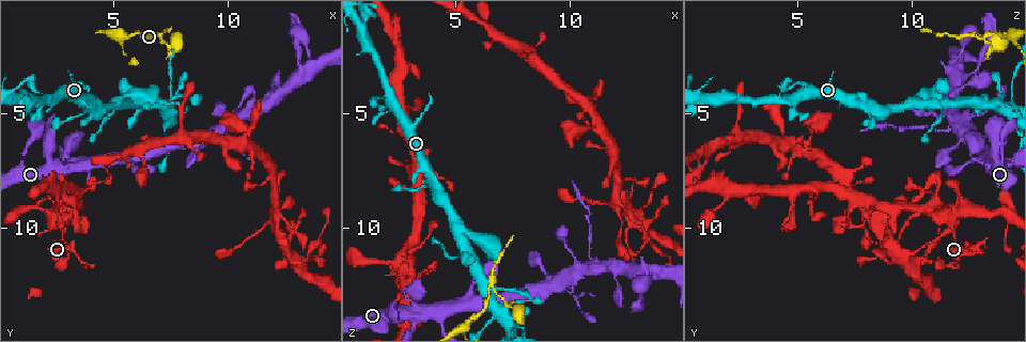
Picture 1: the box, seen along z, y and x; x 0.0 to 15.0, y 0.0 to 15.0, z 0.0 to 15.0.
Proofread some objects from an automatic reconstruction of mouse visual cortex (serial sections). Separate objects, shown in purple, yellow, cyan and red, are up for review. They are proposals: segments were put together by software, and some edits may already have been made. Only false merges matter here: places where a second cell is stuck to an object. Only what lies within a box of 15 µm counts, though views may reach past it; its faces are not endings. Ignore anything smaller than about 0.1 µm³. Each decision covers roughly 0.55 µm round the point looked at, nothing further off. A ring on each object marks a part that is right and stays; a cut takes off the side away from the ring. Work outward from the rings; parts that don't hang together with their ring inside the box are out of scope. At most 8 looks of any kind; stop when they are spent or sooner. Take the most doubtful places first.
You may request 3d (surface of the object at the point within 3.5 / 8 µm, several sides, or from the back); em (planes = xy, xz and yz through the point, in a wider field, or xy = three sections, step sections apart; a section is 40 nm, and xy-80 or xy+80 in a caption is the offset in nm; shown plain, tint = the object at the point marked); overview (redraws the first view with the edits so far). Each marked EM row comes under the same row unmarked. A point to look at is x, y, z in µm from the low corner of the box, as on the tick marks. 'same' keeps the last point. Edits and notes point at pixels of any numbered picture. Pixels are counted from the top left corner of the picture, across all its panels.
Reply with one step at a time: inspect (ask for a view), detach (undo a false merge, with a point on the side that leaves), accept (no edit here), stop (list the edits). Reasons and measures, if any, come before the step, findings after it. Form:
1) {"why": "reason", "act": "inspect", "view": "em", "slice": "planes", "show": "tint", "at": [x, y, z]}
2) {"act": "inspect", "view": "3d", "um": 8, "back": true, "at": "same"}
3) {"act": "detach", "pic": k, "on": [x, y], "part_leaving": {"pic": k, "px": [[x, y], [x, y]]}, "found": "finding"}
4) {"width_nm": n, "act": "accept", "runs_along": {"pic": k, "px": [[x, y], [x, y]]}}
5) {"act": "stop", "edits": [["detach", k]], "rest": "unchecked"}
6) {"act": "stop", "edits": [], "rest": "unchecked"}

{"why": "abrupt turn", "act": "inspect", "view": "3d", "um": 3.5, "at": [7.5, 2.0, 13.5]}

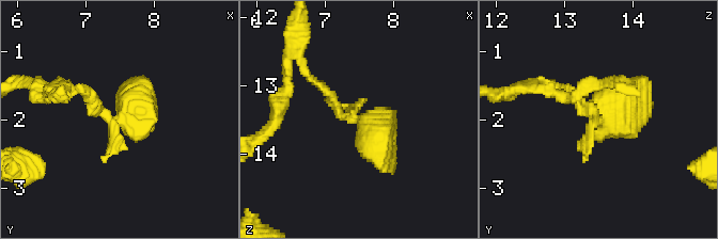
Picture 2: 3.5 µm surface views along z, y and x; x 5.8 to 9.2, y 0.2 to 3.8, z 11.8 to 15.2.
{"why": "need the tissue", "act": "inspect", "view": "em", "slice": "xy", "step": 2, "show": "tint", "at": [7.45, 2.00, 13.50]}

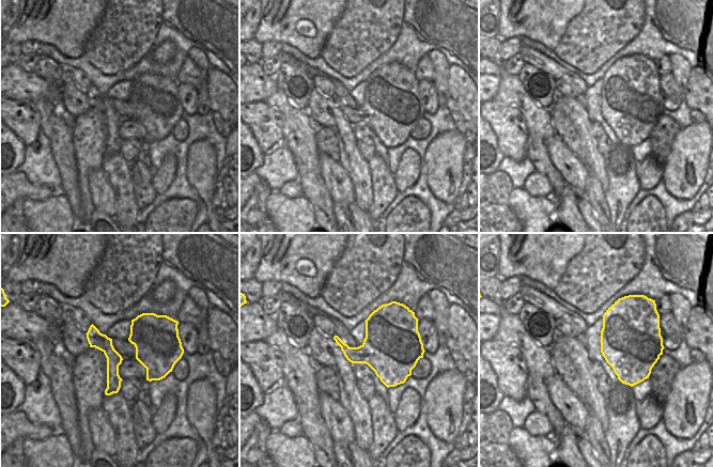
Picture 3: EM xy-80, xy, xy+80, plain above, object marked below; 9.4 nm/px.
{"act": "inspect", "view": "em", "slice": "xy", "step": 5, "show": "tint", "at": "same"}

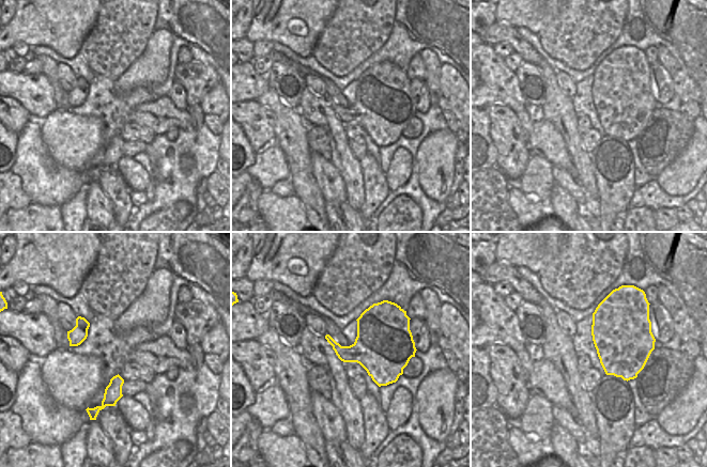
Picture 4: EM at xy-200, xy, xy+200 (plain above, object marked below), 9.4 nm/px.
{"act": "accept", "runs_along": {"pic": 2, "px": [[313, 81], [376, 132], [383, 165]]}, "found": "one cell here"}

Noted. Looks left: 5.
{"why": "sudden change in width", "act": "inspect", "view": "3d", "um": 3.5, "back": true, "at": [7.5, 4.6, 14.4]}

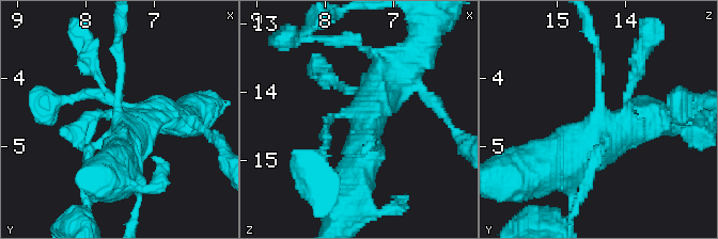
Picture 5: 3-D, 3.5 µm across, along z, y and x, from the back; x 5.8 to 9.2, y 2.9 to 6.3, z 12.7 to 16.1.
{"act": "inspect", "view": "em", "slice": "xy", "step": 3, "show": "tint", "at": [7.50, 4.55, 14.35]}

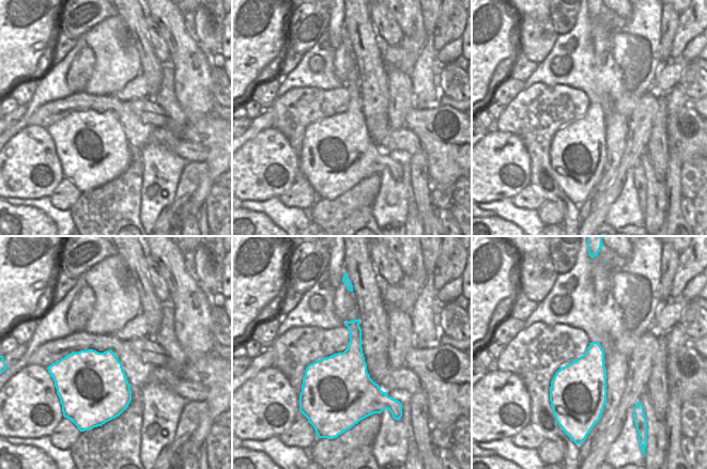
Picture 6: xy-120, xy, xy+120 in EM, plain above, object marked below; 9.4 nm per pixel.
{"act": "accept", "runs_along": {"pic": 5, "px": [[659, 117], [582, 147], [564, 180]]}, "found": "continuous, no second cell"}

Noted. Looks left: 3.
{"why": "side arm on a straight run", "act": "inspect", "view": "3d", "um": 3.5, "at": [5.4, 1.5, 14.4]}

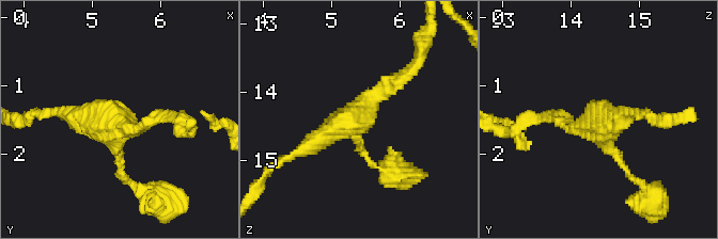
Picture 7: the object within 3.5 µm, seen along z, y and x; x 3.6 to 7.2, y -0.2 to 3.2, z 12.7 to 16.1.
{"arms": 3, "arm_widths_nm": [100, 200, 300], "why": "need the tissue", "act": "inspect", "view": "em", "slice": "xy", "step": 2, "show": "tint", "at": [5.40, 1.60, 14.30]}

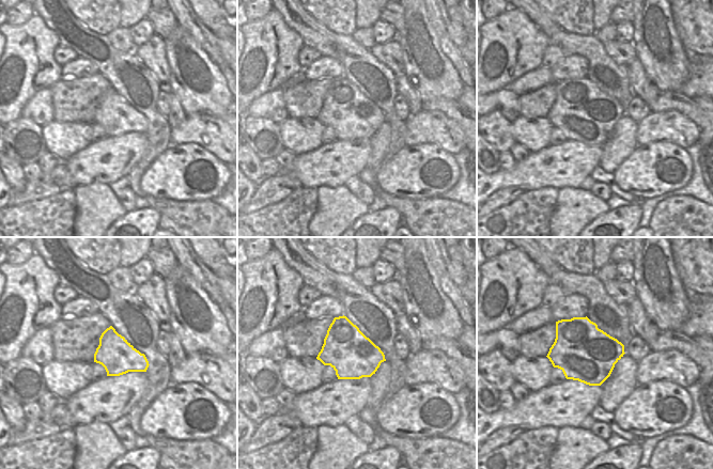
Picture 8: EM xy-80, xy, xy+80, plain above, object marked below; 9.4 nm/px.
{"act": "accept", "runs_along": {"pic": 7, "px": [[411, 72], [352, 121], [299, 150]]}, "found": "continuous, no second cell"}

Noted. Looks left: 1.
{"act": "stop", "edits": [], "rest": "unchecked"}

